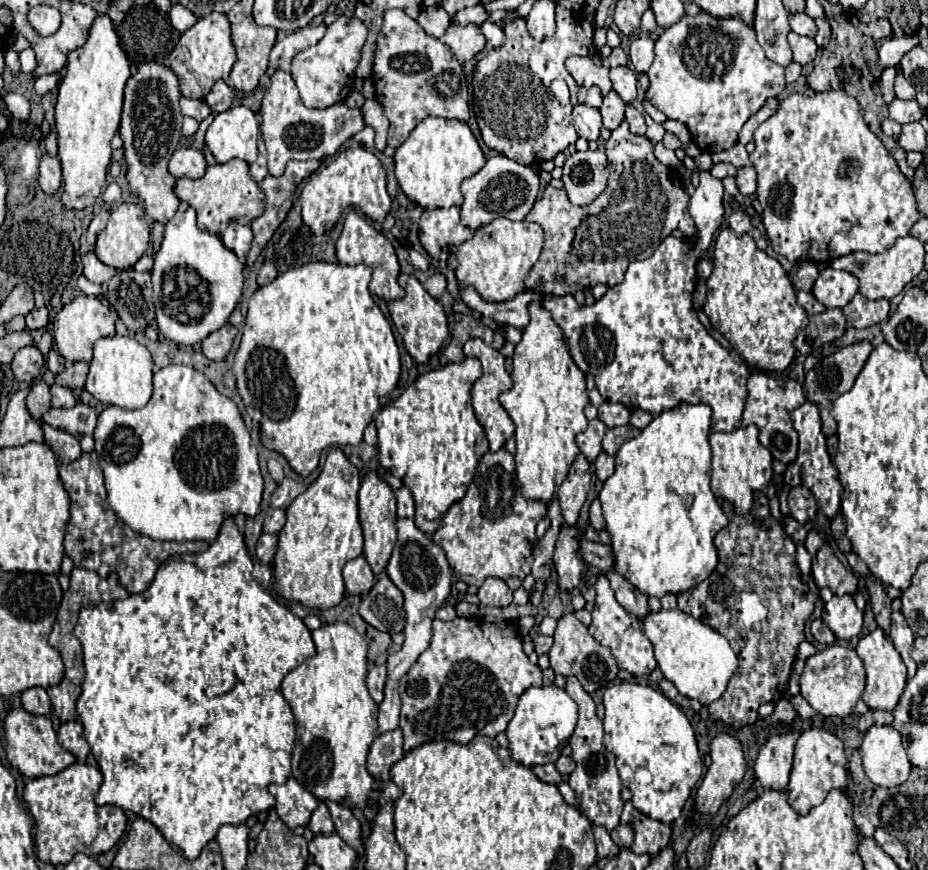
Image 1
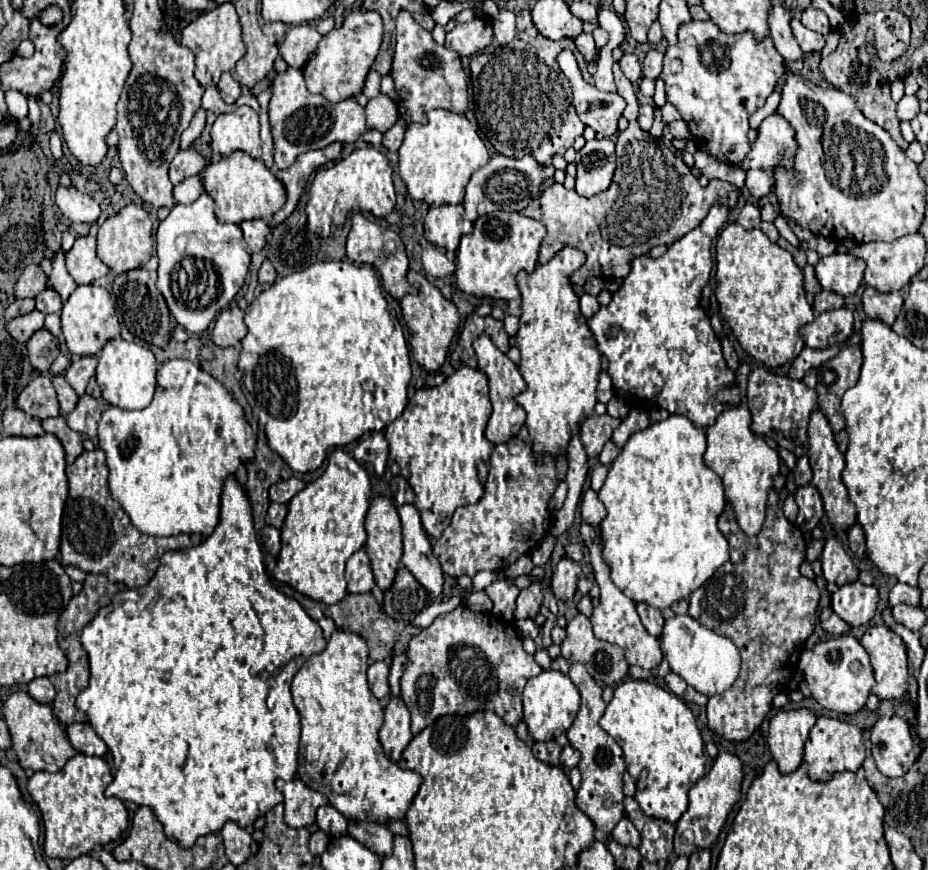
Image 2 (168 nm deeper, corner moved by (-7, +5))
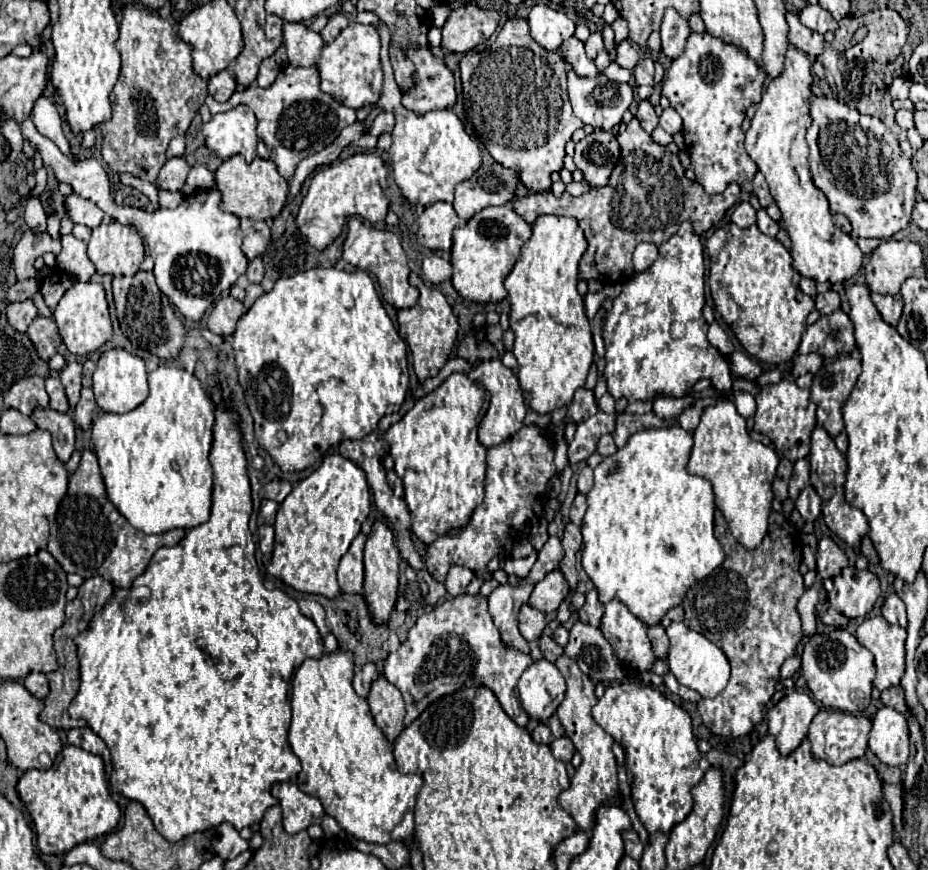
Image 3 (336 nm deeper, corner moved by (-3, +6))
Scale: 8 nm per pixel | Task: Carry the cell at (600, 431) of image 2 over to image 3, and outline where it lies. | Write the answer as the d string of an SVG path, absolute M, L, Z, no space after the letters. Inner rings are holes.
M597 411L593 417L579 423L573 441L569 443L569 461L571 463L581 463L587 457L591 457L597 449L599 437L605 435L605 433L613 433L617 417L619 417L617 413Z

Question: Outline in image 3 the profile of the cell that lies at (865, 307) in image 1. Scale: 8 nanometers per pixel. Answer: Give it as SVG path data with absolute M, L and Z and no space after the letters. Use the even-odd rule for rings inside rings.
M871 293L871 299L873 299L877 311L881 313L883 321L889 323L891 327L895 327L897 321L899 321L899 317L901 317L901 309L903 309L903 299L901 299L901 295Z

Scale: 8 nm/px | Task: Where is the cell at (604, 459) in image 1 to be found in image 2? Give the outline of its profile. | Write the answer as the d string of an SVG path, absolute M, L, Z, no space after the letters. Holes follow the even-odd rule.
M609 440L605 446L603 446L603 450L601 450L601 454L599 454L599 460L601 460L601 464L611 464L615 458L617 458L617 454L619 454L621 450Z

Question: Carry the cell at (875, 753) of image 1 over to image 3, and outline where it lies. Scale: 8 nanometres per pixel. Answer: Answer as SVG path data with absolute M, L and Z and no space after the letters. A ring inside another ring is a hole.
M881 707L873 717L869 749L889 767L905 767L909 757L909 729L903 713Z

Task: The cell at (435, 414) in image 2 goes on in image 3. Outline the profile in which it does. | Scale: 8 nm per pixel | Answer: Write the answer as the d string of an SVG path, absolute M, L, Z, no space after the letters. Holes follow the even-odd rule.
M465 373L449 375L435 391L417 399L411 411L389 427L383 439L389 443L389 455L395 461L395 473L403 479L405 503L413 515L411 531L425 545L431 545L439 535L461 527L471 517L473 509L483 503L483 483L485 483L485 453L487 447L477 439L477 427L487 411L489 393Z

